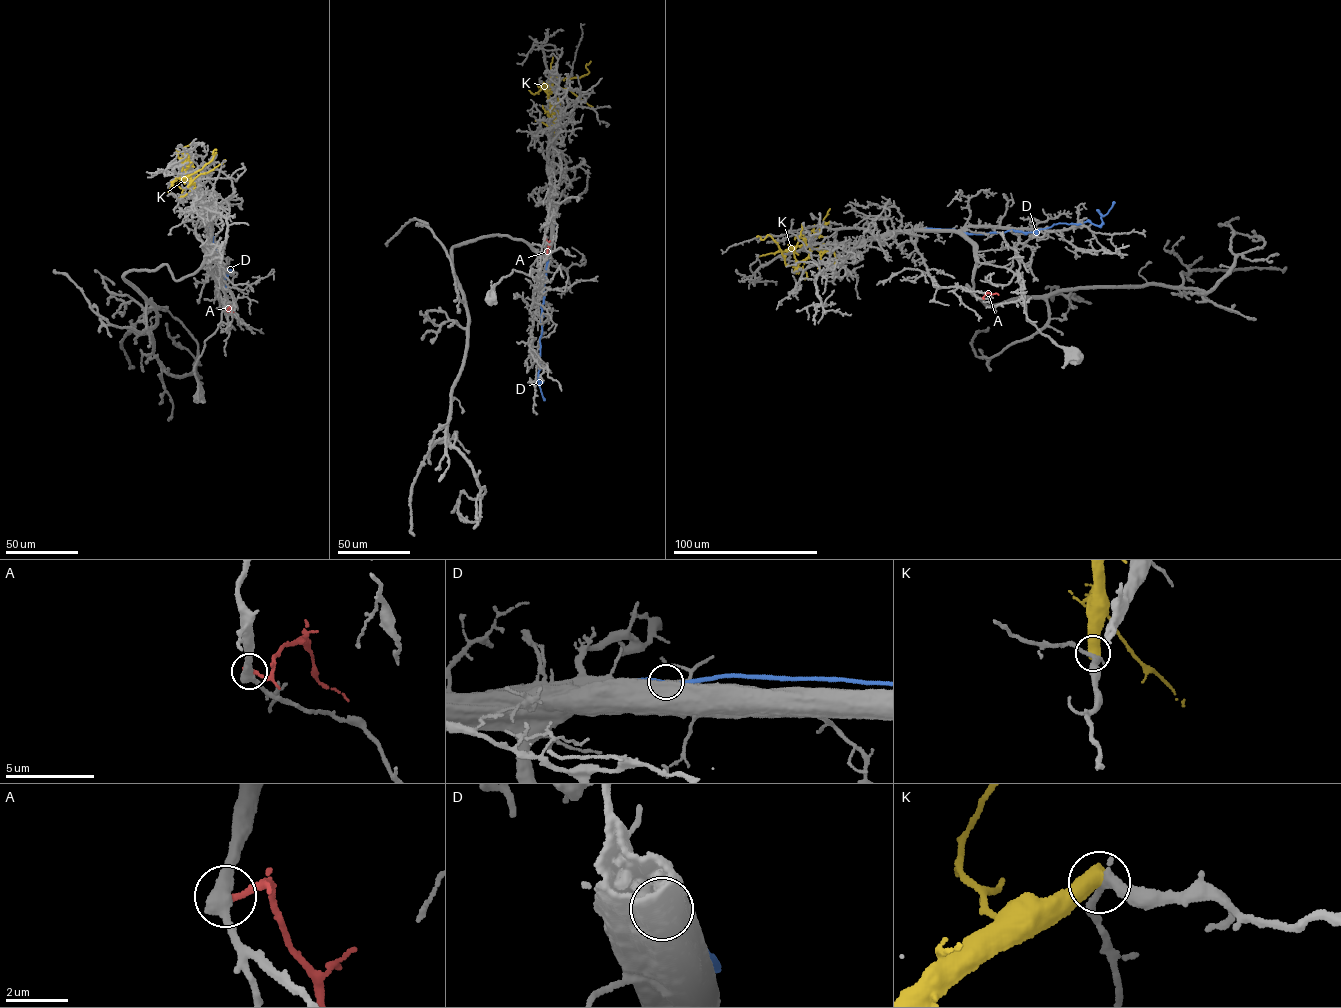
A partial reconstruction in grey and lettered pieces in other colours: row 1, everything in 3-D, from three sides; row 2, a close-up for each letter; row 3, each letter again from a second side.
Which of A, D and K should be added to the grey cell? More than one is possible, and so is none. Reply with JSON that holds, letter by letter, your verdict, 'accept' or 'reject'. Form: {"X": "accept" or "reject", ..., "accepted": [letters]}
{"A": "reject", "D": "reject", "K": "reject", "accepted": []}

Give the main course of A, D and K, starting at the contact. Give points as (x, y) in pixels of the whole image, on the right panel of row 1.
A: (984, 299), (987, 293), (998, 295)
D: (922, 229), (982, 234), (1033, 232), (1061, 223), (1088, 221), (1099, 226), (1114, 201)
K: (829, 222), (814, 233), (812, 250), (798, 264), (786, 265), (781, 251), (770, 235), (762, 240), (757, 236)

